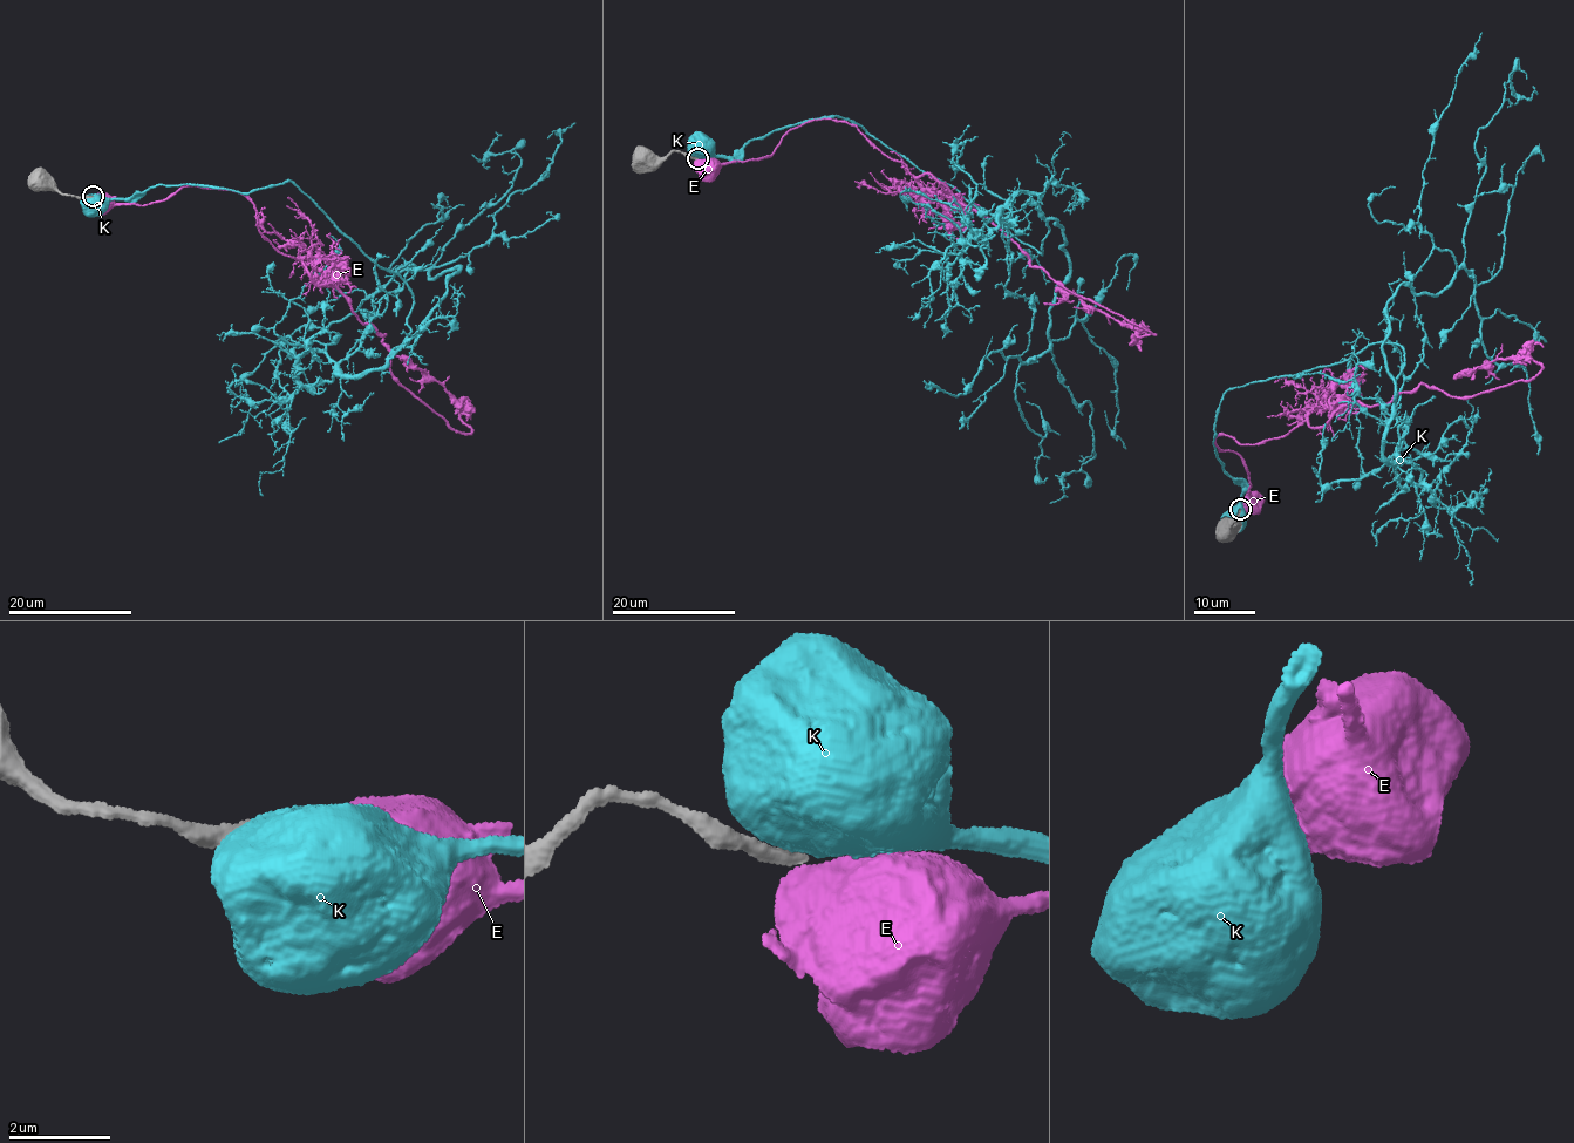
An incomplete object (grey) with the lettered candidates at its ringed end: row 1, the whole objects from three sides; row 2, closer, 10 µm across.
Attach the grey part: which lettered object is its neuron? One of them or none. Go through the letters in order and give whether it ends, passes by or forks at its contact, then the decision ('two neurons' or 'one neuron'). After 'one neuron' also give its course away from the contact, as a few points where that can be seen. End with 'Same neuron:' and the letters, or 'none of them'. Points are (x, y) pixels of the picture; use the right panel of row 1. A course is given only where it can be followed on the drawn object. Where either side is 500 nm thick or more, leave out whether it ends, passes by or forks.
E: two neurons
K: two neurons
Same neuron: none of them

